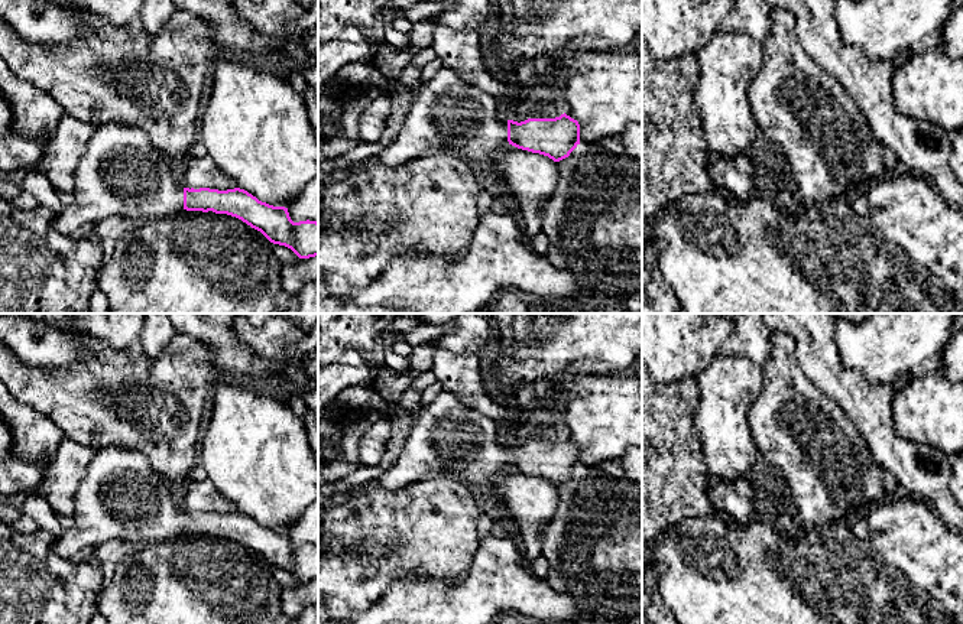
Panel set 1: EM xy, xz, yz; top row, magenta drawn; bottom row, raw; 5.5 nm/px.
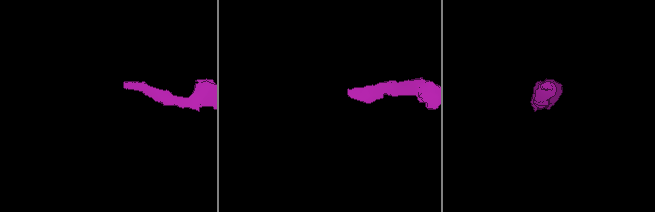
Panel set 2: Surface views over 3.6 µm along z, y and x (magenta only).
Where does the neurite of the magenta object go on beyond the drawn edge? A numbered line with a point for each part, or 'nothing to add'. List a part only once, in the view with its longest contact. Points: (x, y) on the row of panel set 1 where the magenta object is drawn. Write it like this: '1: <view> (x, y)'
1: xz (451, 114)

